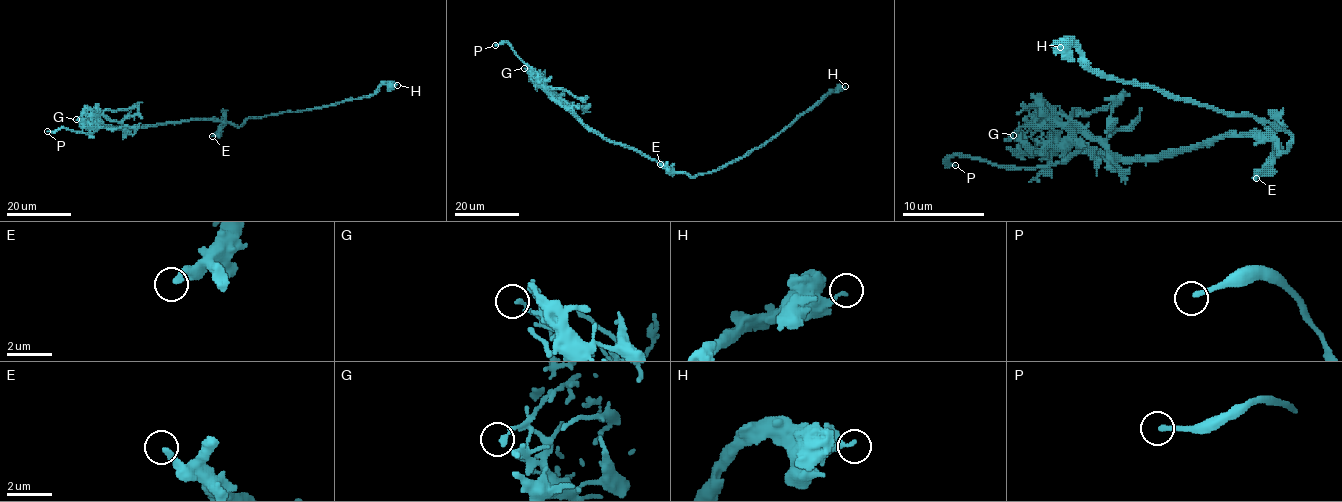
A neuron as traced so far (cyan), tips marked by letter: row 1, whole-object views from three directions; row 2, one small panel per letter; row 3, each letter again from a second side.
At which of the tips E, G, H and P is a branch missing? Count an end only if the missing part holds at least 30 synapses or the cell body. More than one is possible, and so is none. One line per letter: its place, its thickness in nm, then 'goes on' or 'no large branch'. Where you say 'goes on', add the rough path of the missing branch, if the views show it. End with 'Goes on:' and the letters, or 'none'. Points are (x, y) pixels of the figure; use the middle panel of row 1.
E: at (660, 164); 200 nm thick; no large branch
G: at (524, 68); 190 nm thick; no large branch
H: at (845, 86); 220 nm thick; no large branch
P: at (495, 45); 220 nm thick; goes on
Goes on: P

